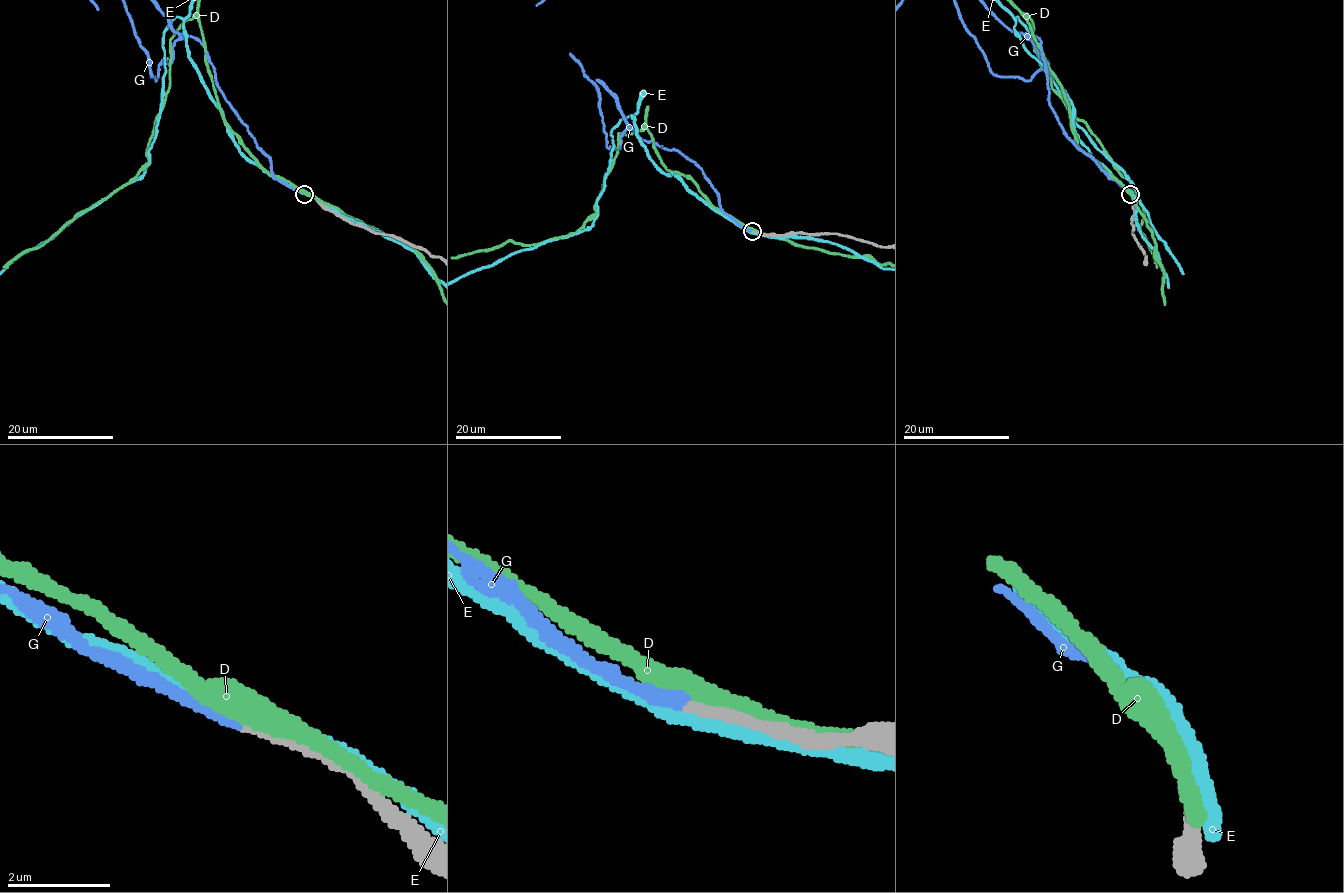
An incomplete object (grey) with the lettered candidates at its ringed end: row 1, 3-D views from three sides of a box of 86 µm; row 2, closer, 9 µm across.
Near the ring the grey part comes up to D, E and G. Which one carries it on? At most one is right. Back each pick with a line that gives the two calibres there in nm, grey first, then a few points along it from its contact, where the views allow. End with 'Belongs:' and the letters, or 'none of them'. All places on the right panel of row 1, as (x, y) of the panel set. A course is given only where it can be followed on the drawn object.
G: Thickness 220 nm (grey) against 240 nm
Belongs: G

